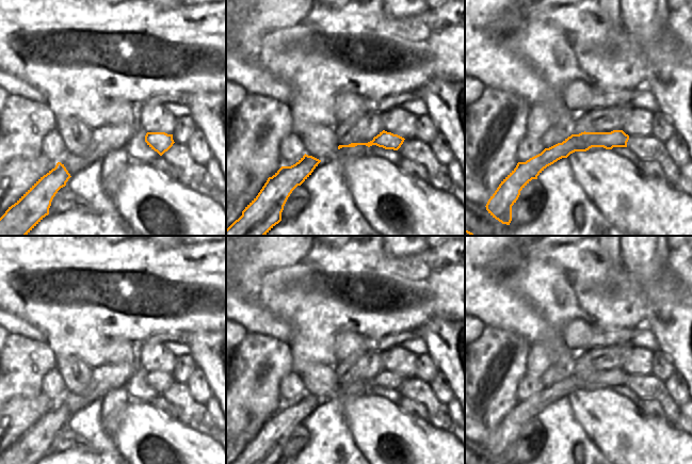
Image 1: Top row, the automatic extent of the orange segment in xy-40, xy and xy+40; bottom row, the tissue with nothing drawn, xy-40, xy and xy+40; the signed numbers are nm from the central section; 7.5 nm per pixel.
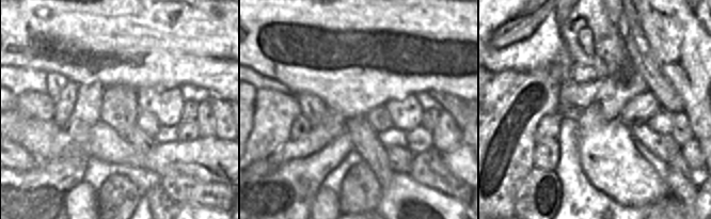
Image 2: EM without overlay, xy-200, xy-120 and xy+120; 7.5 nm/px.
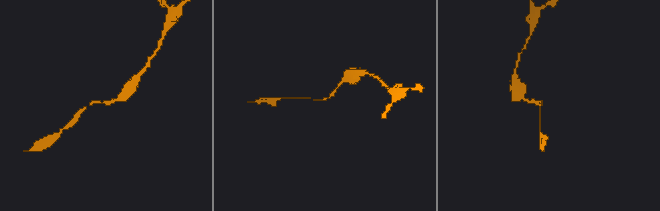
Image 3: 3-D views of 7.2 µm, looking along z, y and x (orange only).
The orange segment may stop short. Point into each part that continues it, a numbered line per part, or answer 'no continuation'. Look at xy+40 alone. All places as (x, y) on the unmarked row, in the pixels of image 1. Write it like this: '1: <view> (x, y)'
no continuation

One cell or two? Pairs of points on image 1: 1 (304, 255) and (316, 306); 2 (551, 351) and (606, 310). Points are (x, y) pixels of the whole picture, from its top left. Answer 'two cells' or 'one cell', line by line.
1: one cell
2: one cell

